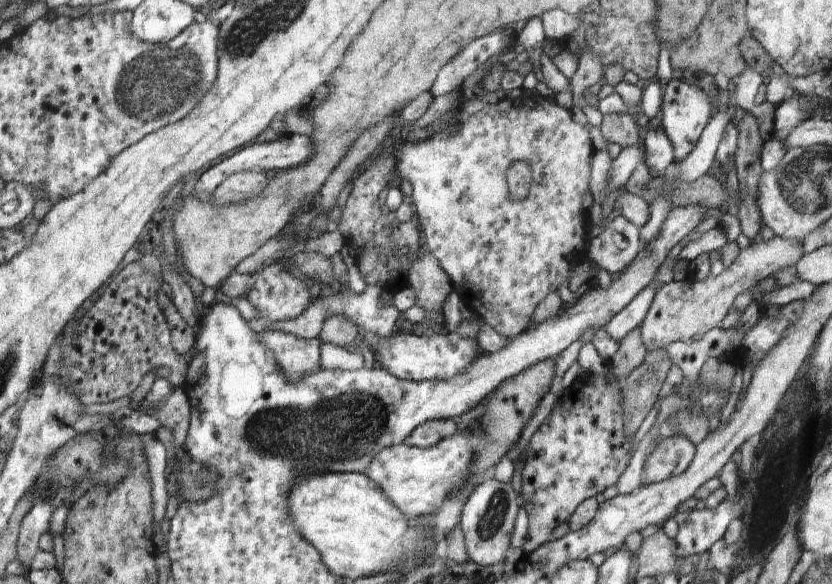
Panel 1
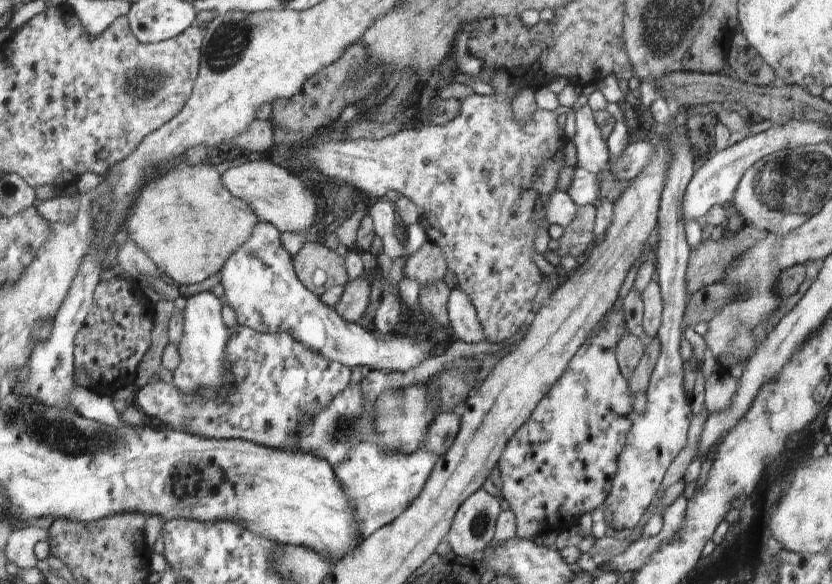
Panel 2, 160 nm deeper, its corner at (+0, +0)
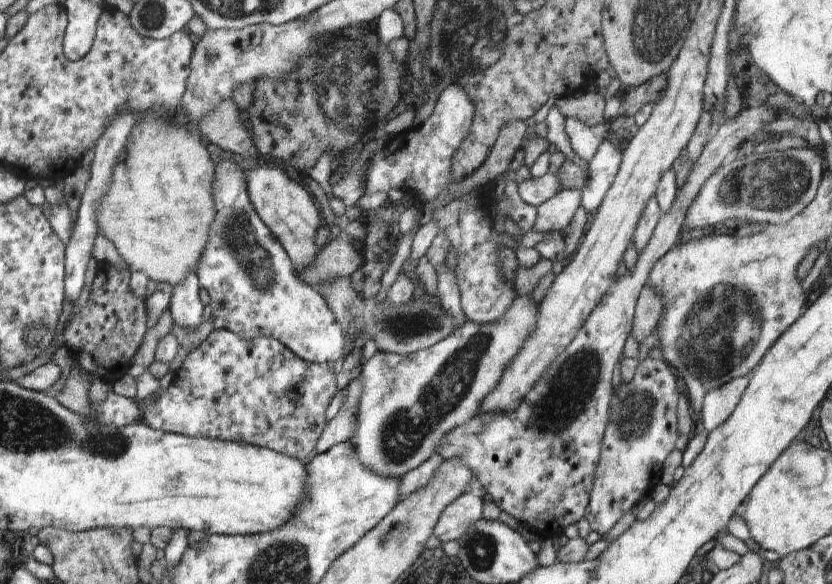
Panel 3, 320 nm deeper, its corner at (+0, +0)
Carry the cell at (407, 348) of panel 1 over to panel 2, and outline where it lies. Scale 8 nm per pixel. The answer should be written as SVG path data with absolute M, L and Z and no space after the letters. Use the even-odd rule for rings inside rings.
M265 221L256 224L250 240L230 256L219 273L226 304L234 310L239 325L258 332L288 332L306 344L306 348L329 360L350 368L362 366L368 371L408 372L435 356L431 339L415 342L393 332L381 337L344 320L329 303L320 302L298 279L292 257L280 244L280 230Z

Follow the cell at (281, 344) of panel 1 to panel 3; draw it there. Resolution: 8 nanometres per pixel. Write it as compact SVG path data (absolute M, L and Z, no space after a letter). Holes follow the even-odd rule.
M217 330L212 331L210 336L195 348L192 352L189 352L186 358L181 363L181 367L174 373L173 386L170 386L168 390L162 395L154 404L147 406L144 402L140 402L140 408L142 410L142 420L146 425L150 425L153 429L160 429L167 433L176 433L187 437L204 437L207 439L220 439L221 441L236 441L239 443L246 443L247 445L254 445L255 447L266 447L270 450L282 453L307 465L314 456L314 446L316 441L320 438L324 427L327 425L326 418L324 418L324 412L328 408L328 402L336 390L336 380L334 380L334 374L332 374L332 366L327 364L326 368L322 368L320 363L311 363L310 361L302 360L301 357L296 356L282 341L276 340L272 337L259 337L258 339L243 339L239 337L237 333L230 332L229 330Z

